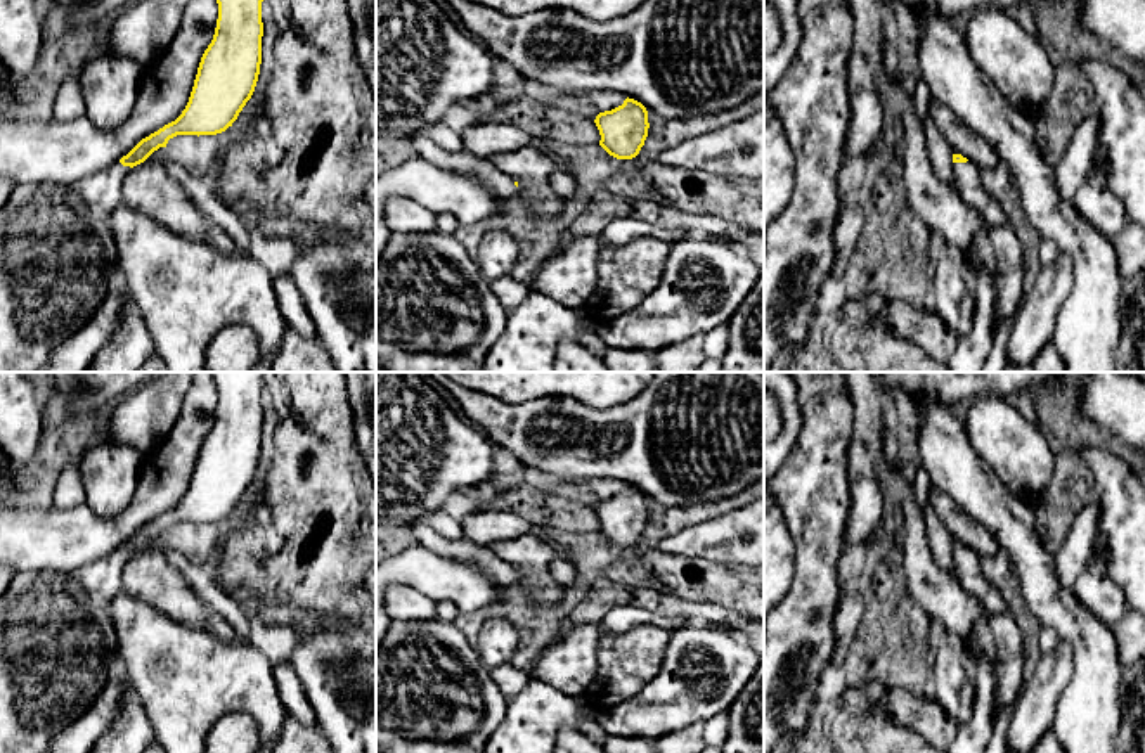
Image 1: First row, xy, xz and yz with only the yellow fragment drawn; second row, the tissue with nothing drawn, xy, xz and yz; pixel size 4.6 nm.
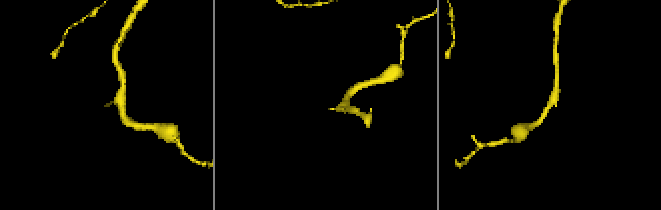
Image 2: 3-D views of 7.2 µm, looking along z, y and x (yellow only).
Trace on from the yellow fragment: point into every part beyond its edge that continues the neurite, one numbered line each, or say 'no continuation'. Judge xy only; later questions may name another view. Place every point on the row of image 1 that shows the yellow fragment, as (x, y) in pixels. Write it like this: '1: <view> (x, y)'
1: xy (103, 191)

